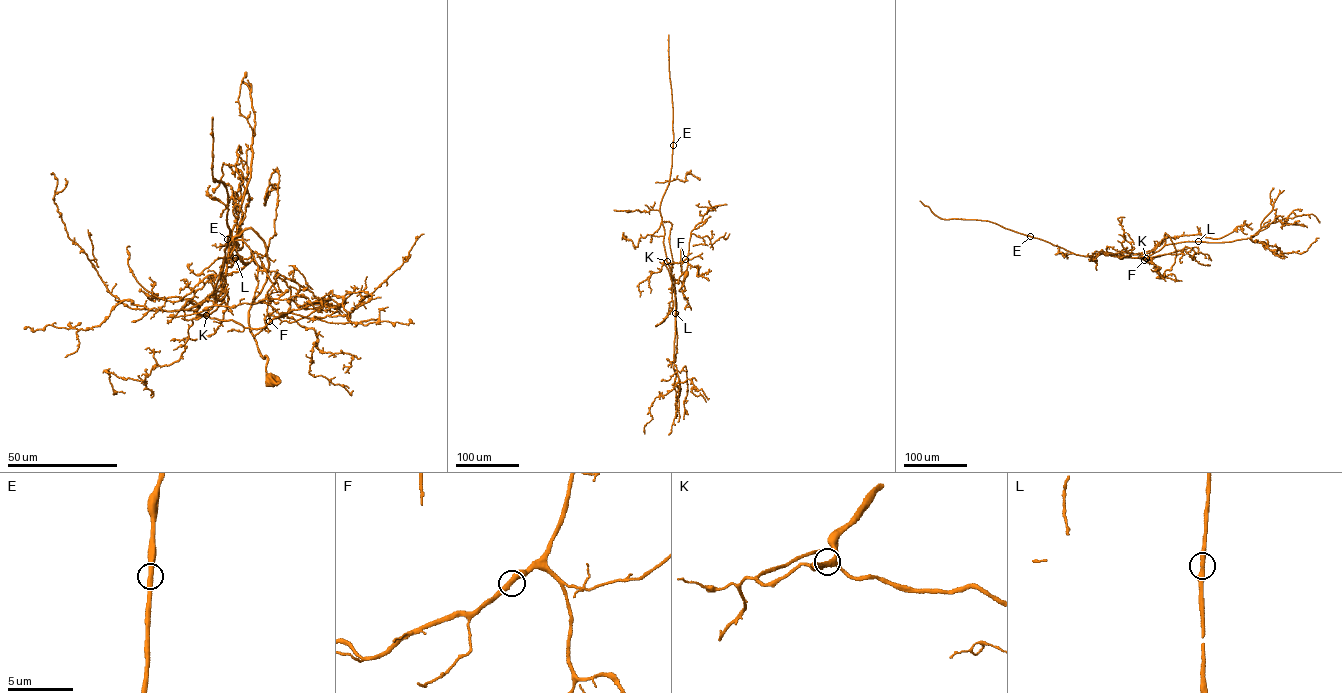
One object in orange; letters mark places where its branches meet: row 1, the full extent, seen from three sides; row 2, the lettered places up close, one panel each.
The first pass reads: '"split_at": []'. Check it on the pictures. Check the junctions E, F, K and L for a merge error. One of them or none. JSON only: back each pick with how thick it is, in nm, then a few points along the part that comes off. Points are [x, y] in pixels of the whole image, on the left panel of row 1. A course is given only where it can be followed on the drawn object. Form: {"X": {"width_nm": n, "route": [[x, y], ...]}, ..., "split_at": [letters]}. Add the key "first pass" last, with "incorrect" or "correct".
{"split_at": [], "first pass": "correct"}

